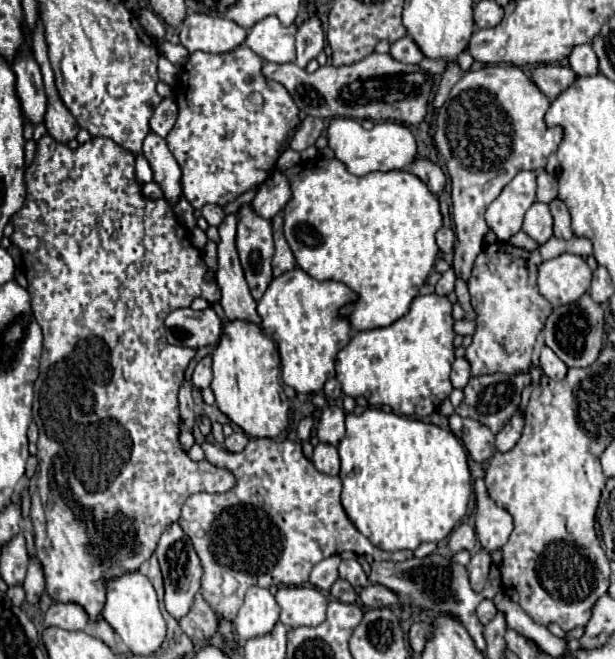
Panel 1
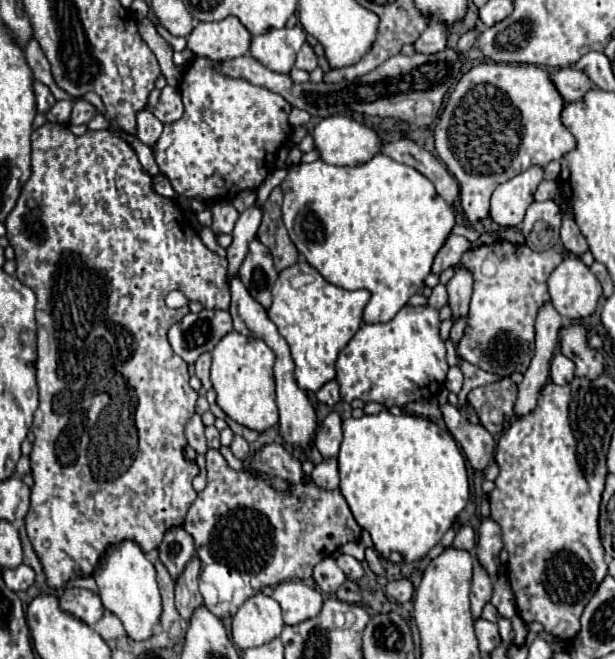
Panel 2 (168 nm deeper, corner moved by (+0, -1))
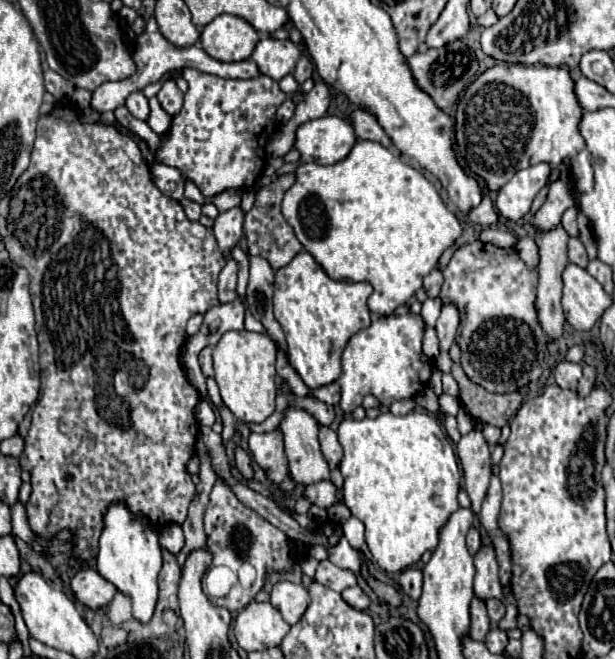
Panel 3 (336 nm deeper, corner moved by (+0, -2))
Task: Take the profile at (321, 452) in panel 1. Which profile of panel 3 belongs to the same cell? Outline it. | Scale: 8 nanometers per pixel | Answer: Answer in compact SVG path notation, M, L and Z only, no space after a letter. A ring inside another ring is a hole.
M320 480L320 482L316 482L316 484L306 486L304 496L306 496L312 504L316 504L316 506L320 506L320 508L326 508L326 510L338 504L338 488L332 484L332 480Z

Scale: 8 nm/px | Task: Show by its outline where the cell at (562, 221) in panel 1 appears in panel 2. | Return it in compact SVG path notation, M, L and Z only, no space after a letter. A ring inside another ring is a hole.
M564 217L562 219L562 231L560 231L560 239L562 239L562 245L576 257L582 257L582 253L588 251L588 243L586 239L582 237L578 225L574 223L574 219L568 219Z

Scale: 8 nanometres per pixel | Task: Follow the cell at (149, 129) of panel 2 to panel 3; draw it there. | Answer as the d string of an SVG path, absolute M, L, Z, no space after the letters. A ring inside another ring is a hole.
M134 92L130 94L130 98L126 98L126 108L130 110L130 114L138 120L148 120L150 108L148 108L148 100L142 92Z

